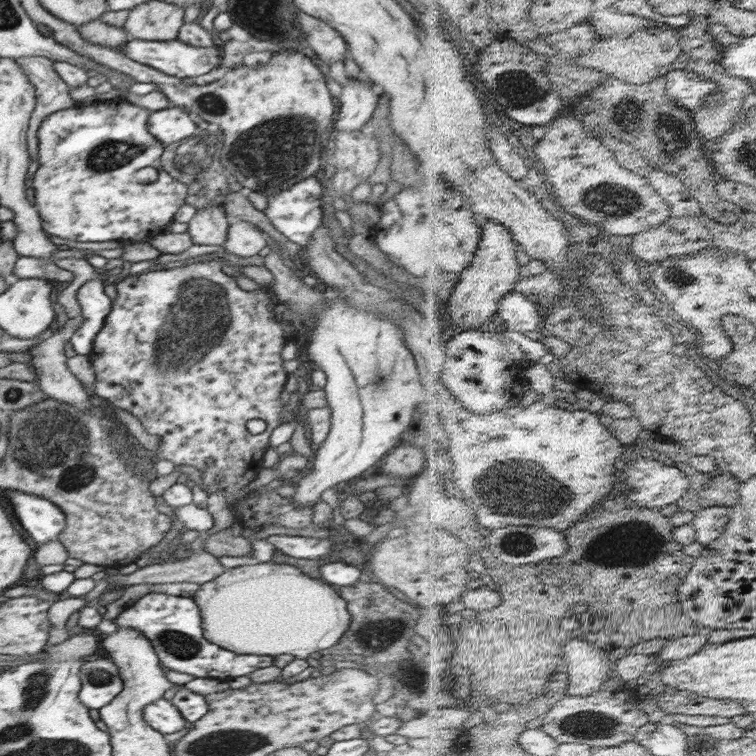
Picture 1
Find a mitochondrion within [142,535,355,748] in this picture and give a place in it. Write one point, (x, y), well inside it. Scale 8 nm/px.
(180, 644)

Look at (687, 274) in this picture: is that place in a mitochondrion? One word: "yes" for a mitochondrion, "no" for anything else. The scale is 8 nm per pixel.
yes

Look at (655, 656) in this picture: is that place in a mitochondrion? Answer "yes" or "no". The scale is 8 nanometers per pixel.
no

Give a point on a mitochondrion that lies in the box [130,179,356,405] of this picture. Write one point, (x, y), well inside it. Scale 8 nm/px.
(200, 312)

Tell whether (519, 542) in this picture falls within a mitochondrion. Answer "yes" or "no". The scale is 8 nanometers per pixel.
yes

